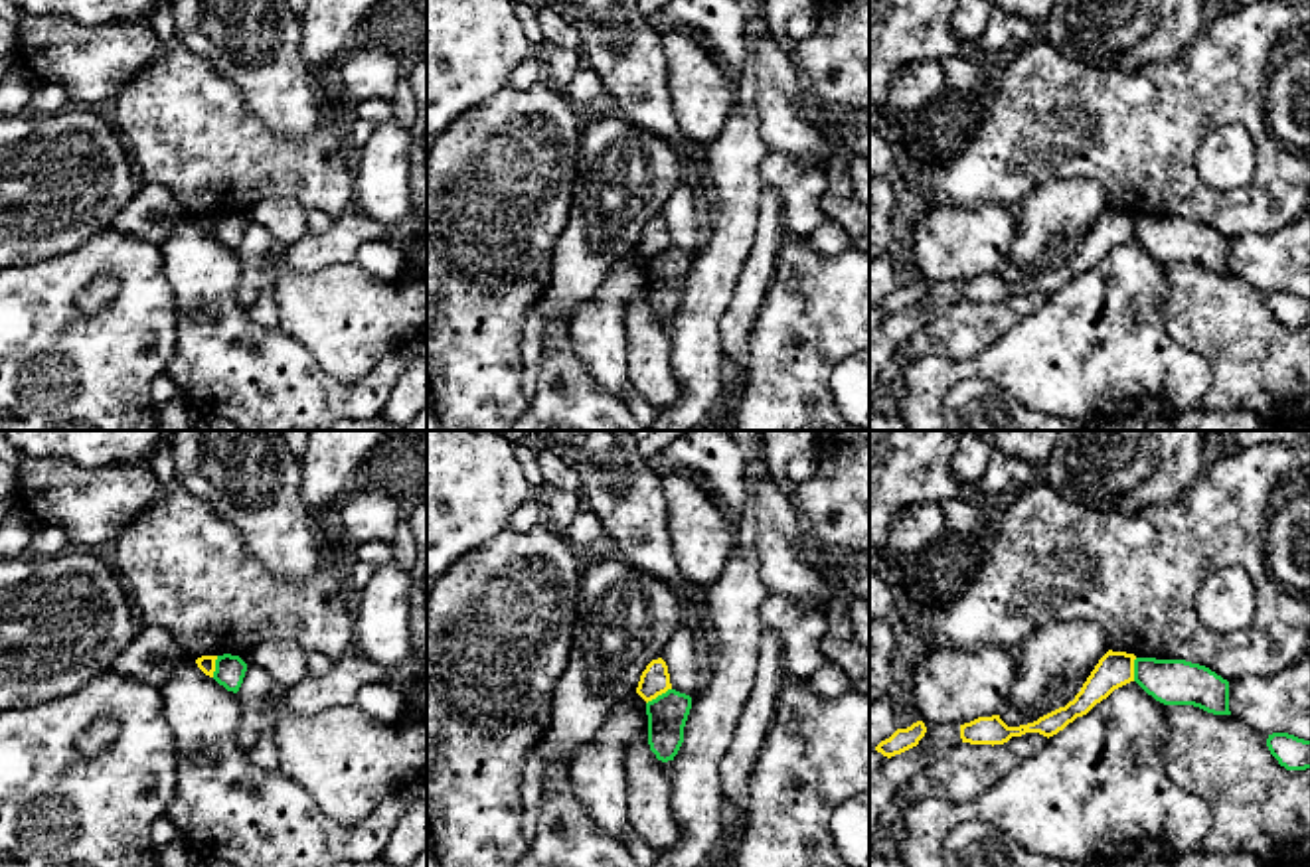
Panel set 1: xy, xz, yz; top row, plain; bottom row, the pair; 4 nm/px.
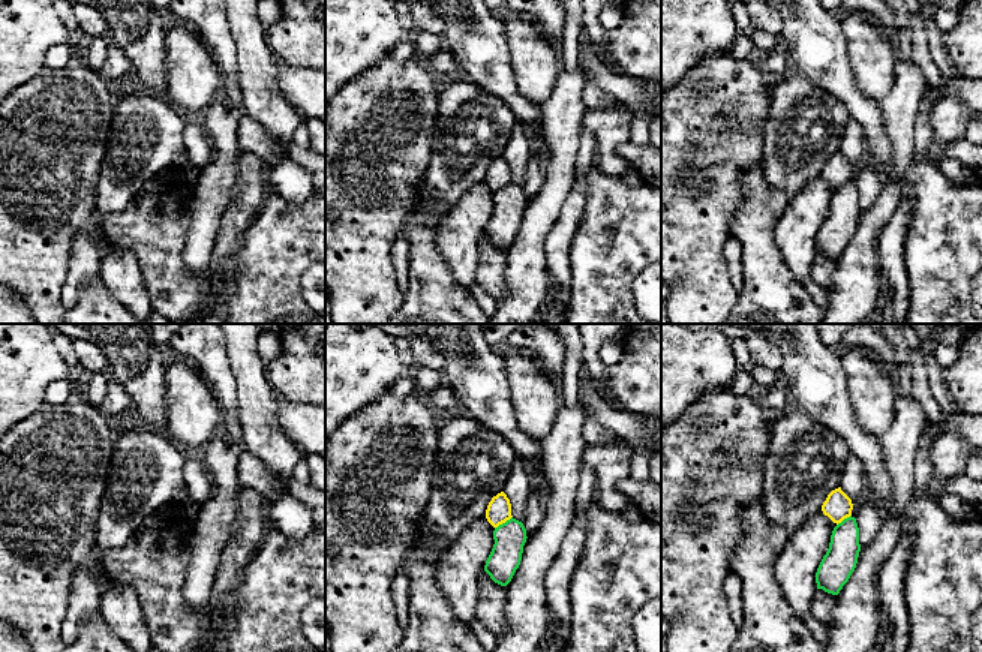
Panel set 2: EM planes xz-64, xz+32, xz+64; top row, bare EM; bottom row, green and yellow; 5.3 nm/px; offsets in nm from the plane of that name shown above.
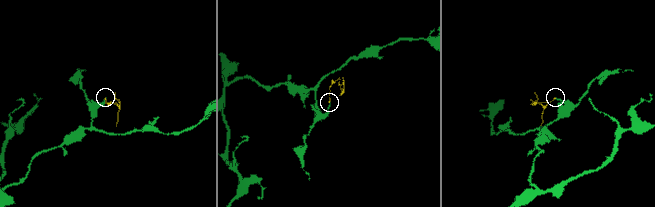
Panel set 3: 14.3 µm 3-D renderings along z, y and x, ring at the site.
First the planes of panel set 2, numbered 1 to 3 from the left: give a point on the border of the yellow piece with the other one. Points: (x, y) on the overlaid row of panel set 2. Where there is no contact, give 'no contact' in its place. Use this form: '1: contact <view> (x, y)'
1: no contact
2: contact xz+32 (502, 523)
3: contact xz+64 (844, 519)

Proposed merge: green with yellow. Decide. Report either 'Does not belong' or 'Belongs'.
Does not belong

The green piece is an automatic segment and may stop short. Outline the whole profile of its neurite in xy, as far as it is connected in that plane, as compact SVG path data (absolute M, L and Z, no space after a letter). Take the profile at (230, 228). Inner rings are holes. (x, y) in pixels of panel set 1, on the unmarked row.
M223 211L215 217L213 237L227 249L237 251L247 229L247 221L239 213Z

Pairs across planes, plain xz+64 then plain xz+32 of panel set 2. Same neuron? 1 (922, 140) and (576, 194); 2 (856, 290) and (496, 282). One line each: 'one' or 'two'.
1: one
2: two

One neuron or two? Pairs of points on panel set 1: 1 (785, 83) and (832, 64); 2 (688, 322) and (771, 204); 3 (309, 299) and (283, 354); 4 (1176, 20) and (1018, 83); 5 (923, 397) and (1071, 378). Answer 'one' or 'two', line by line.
1: two
2: two
3: two
4: two
5: one

